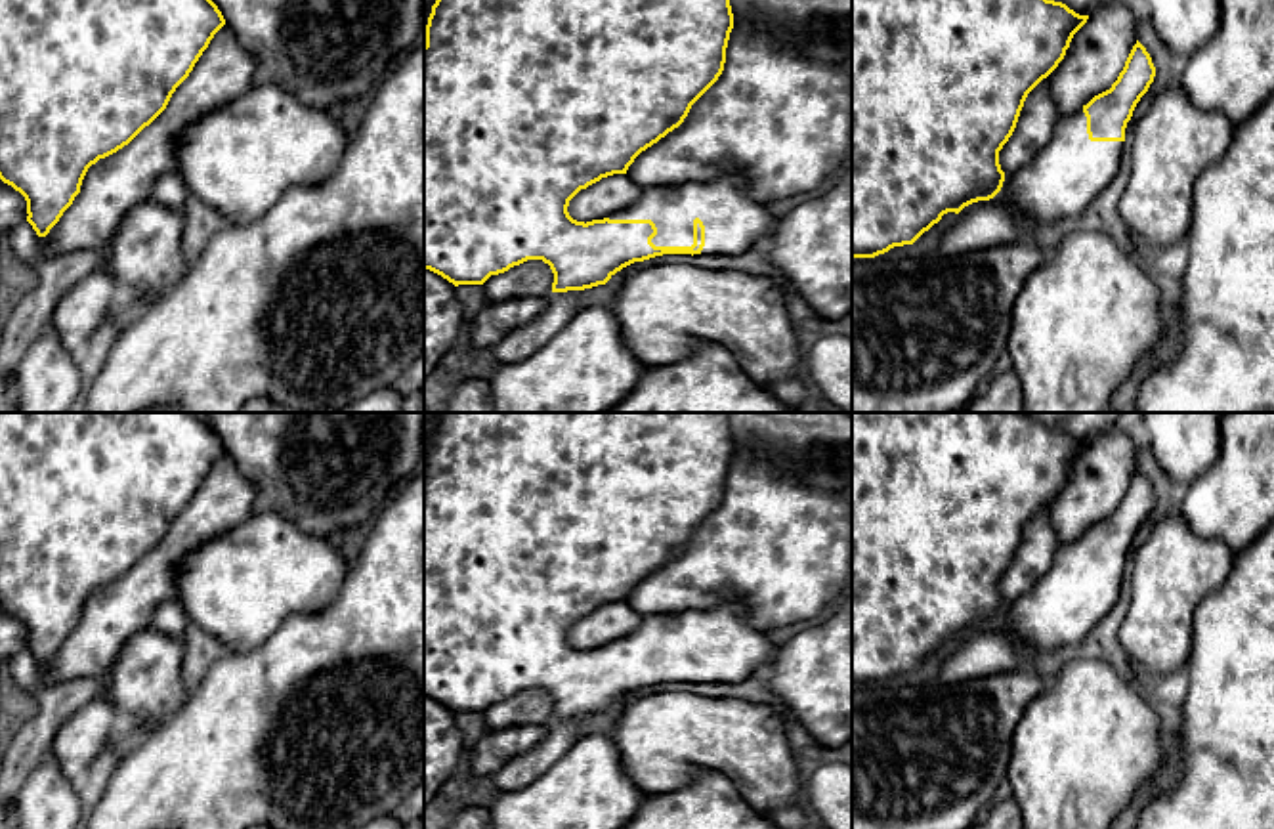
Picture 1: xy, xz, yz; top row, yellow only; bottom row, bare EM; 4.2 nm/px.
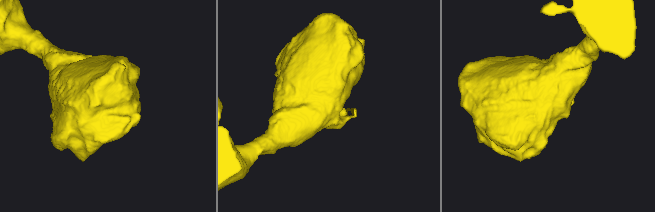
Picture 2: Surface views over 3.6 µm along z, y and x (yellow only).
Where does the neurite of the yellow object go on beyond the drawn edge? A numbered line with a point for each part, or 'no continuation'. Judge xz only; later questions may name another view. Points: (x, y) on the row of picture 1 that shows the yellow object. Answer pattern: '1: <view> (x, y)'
1: xz (734, 220)

